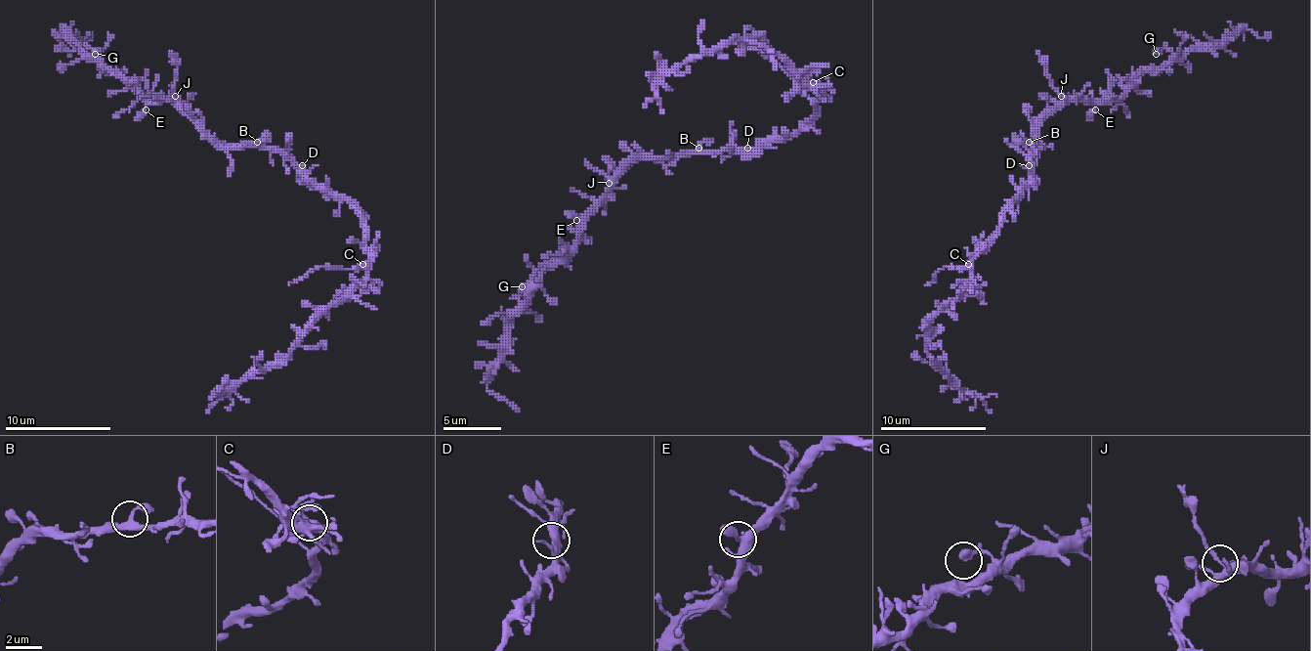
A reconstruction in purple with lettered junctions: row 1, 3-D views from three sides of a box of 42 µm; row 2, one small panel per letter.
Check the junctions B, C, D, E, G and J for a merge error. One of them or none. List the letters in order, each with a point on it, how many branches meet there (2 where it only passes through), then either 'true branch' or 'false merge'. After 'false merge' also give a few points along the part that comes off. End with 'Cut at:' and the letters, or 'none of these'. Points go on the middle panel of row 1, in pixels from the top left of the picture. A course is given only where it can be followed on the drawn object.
B: (698, 148) | 3 | true branch
C: (813, 82) | 4 | false merge | (814, 81), (796, 81), (733, 35)
D: (747, 148) | 4 | true branch
E: (576, 220) | 4 | true branch
G: (522, 286) | 2 | true branch
J: (609, 183) | 4 | true branch
Cut at: C

